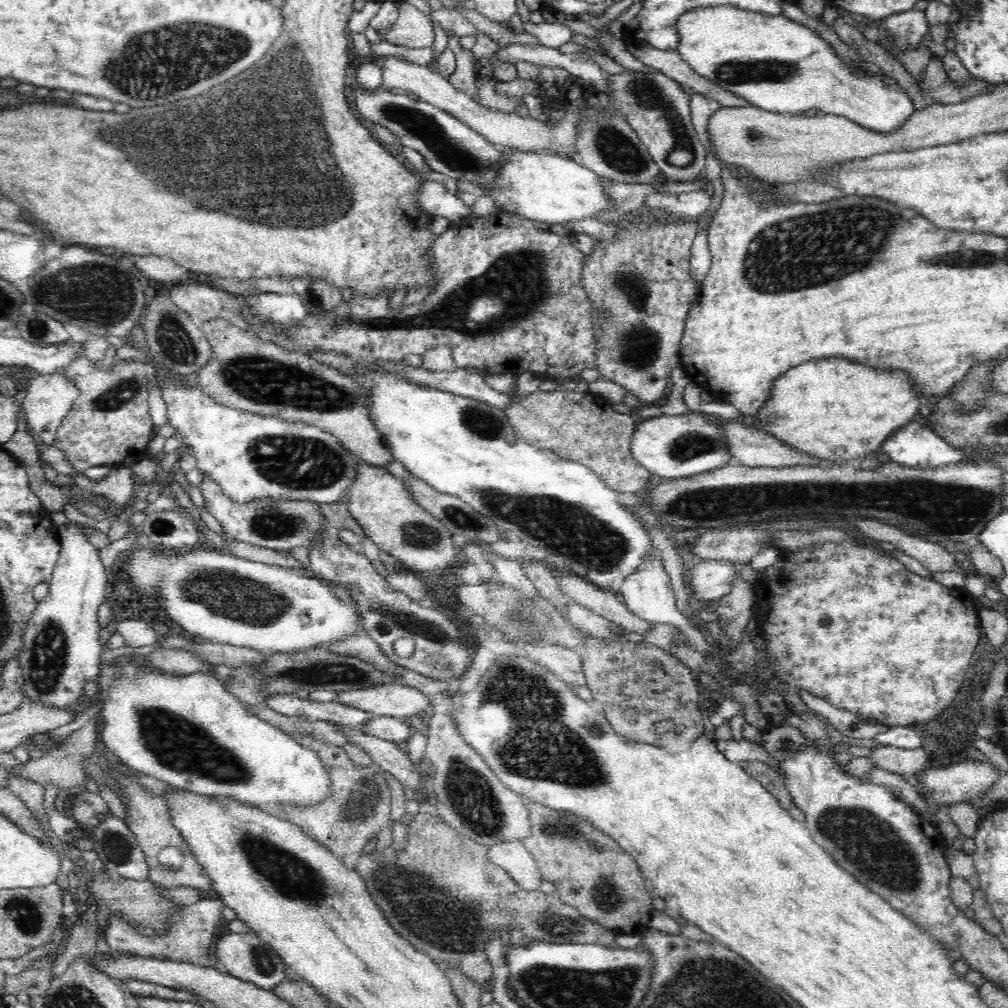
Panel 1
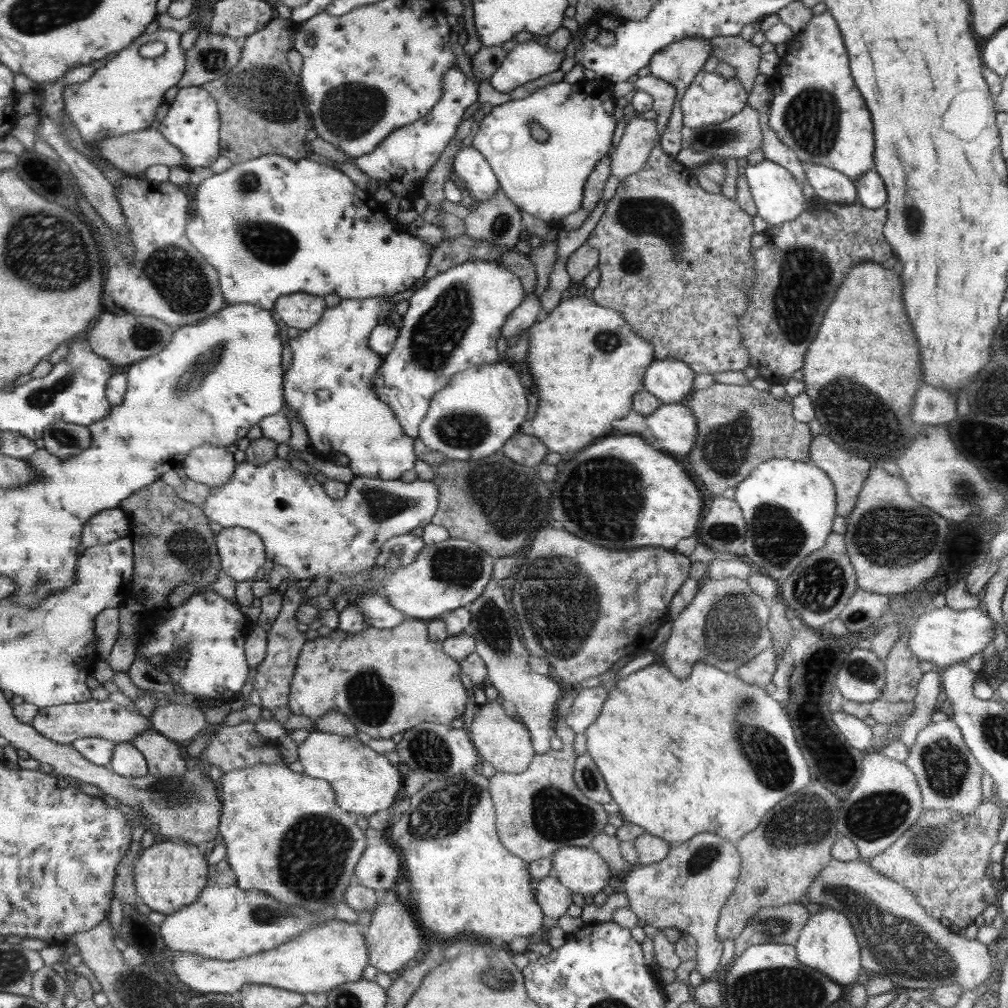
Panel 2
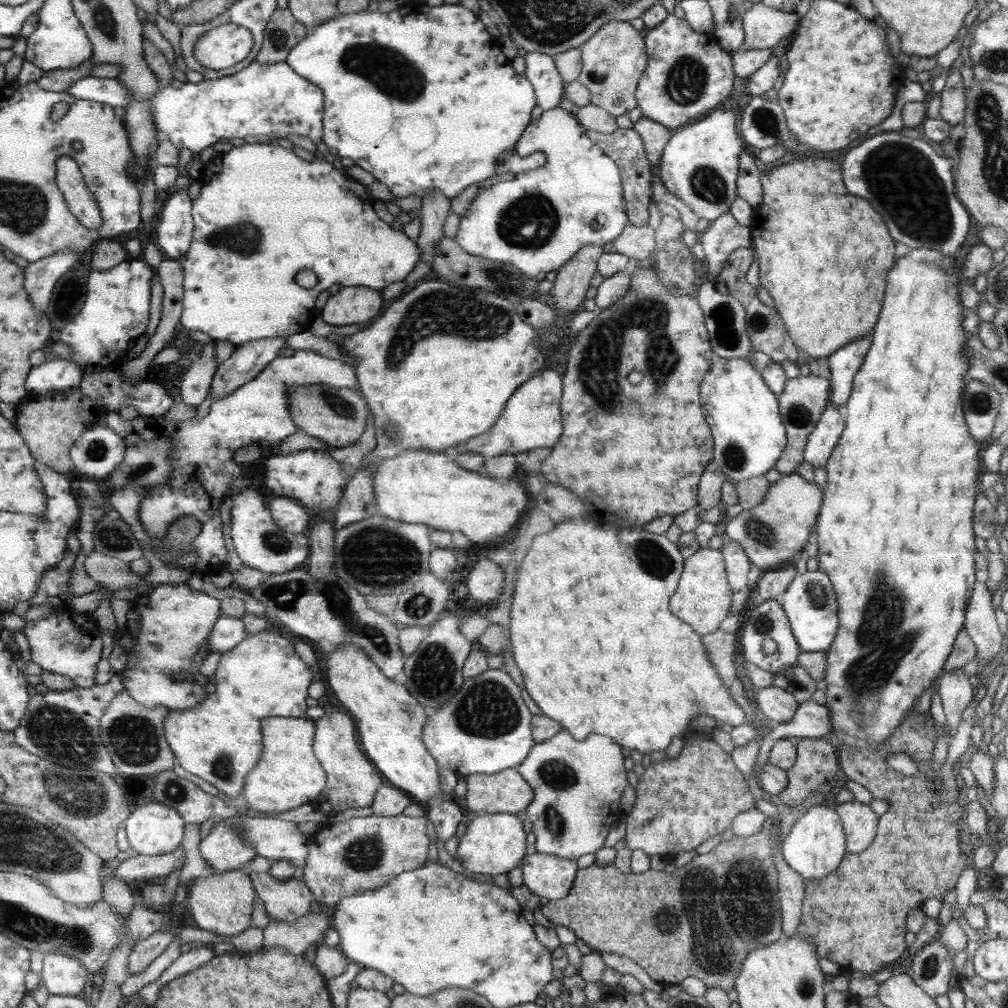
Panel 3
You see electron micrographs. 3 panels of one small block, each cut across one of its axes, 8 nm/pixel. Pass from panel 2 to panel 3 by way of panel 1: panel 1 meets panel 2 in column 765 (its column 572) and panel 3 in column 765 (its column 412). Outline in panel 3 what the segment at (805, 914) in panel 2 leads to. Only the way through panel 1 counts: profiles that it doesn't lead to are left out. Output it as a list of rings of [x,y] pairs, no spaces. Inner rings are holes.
[[[772,819],[752,836],[736,836],[722,840],[710,852],[697,854],[686,866],[666,873],[648,869],[638,873],[620,872],[613,864],[578,868],[578,874],[568,896],[549,899],[541,911],[553,924],[574,931],[593,952],[610,952],[636,962],[646,974],[665,986],[679,984],[687,976],[695,976],[707,988],[728,991],[735,988],[735,978],[748,953],[768,946],[783,937],[780,924],[779,874],[771,847]]]

